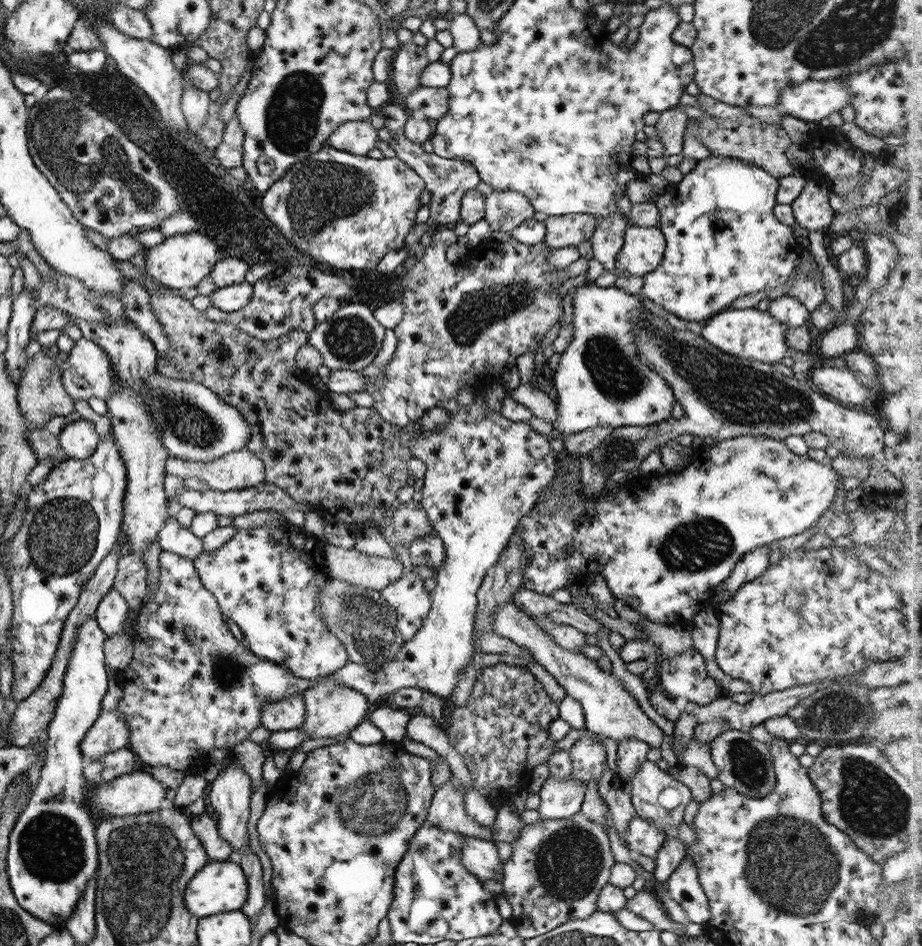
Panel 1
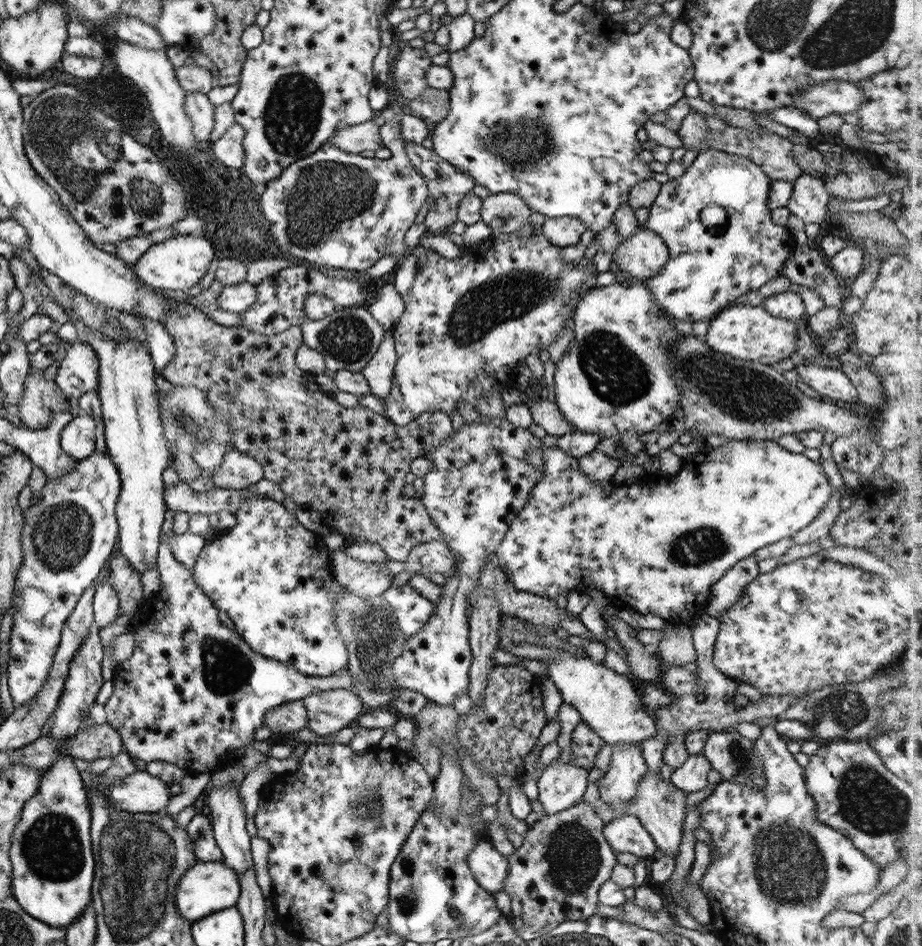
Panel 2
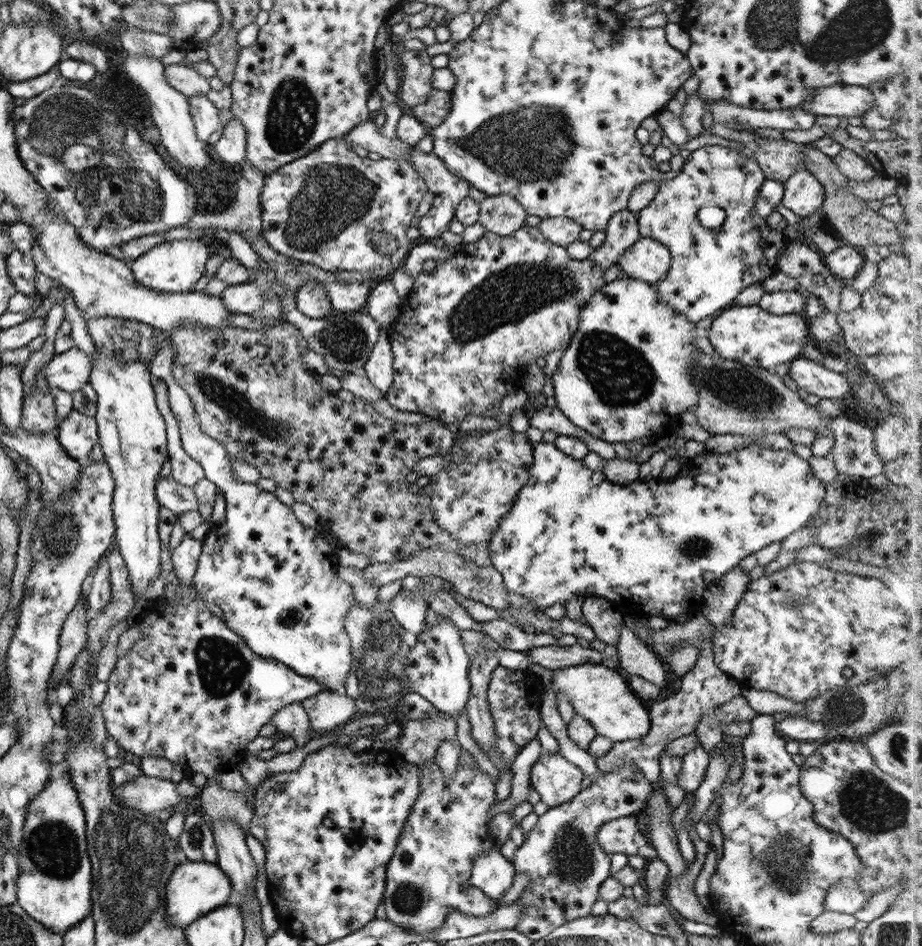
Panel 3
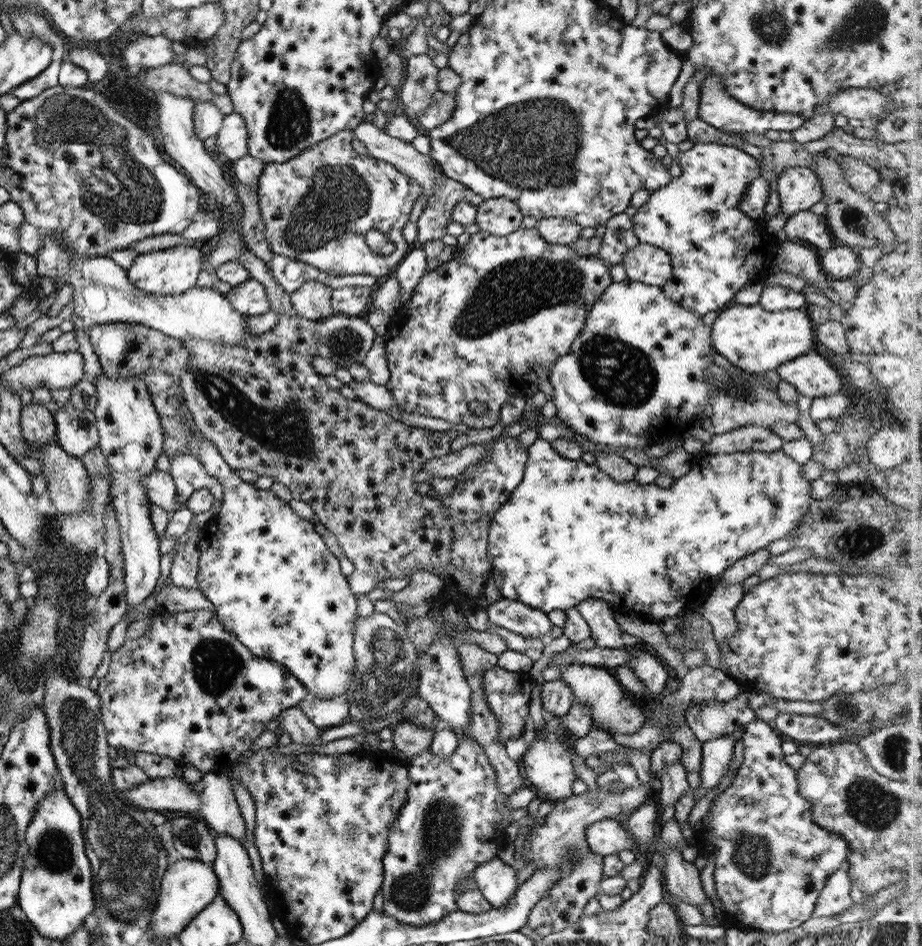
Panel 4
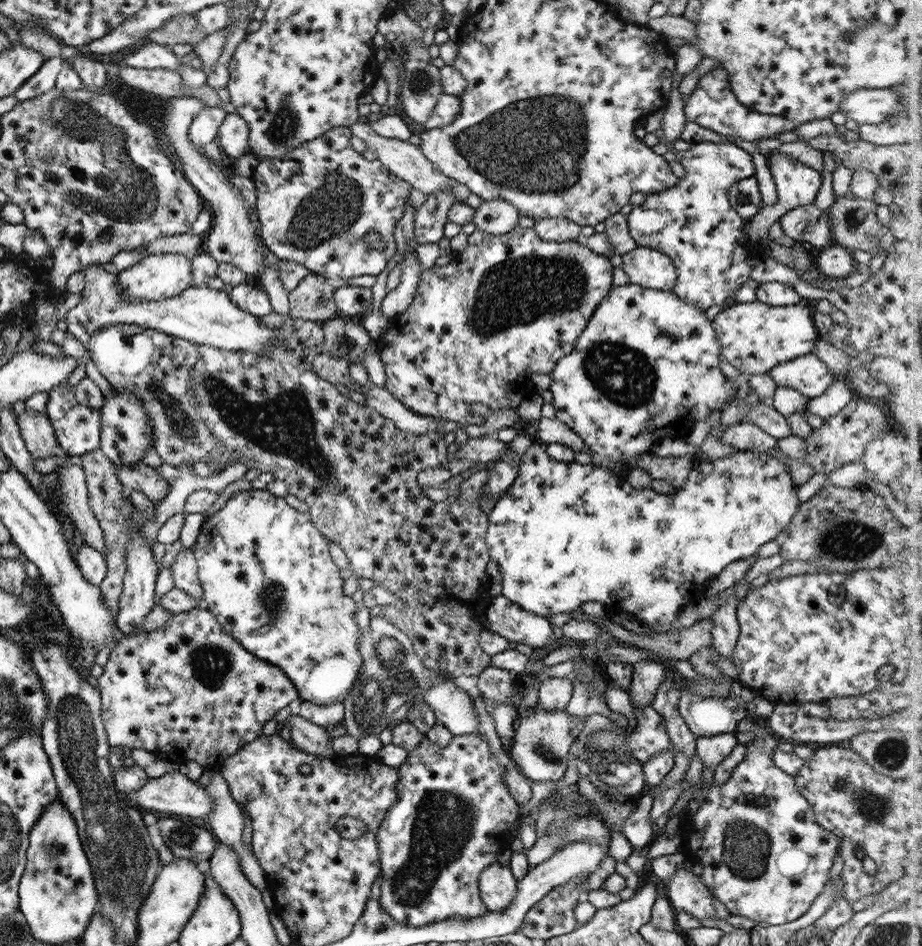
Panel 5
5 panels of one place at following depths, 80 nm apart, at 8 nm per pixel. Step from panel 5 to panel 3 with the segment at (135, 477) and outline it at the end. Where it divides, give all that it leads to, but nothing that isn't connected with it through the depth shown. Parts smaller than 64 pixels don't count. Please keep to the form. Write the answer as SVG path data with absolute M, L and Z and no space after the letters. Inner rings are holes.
M170 476L156 478L154 493L160 508L165 508L180 515L182 512L199 511L204 513L198 506L198 498L191 488L181 486Z

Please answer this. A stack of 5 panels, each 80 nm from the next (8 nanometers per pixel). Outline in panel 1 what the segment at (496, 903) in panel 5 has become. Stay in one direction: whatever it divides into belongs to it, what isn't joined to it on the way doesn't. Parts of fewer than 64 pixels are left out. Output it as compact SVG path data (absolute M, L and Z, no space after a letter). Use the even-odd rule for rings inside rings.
M471 836L464 837L460 861L482 884L489 879L495 881L495 872L502 870L494 843Z

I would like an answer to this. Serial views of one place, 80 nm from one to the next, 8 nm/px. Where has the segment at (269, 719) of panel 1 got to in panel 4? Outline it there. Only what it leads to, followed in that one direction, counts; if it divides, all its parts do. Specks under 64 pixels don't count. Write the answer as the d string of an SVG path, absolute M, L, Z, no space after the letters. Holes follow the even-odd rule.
M297 706L289 707L277 716L279 733L285 733L291 738L291 743L315 745L317 738L323 733L322 729L313 726L309 719Z

